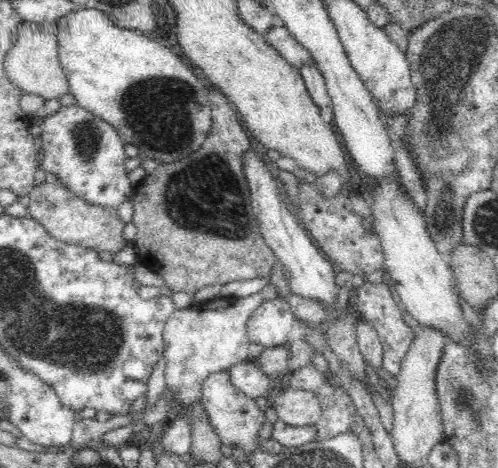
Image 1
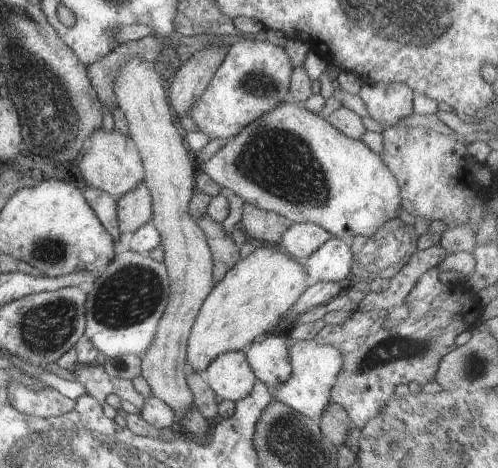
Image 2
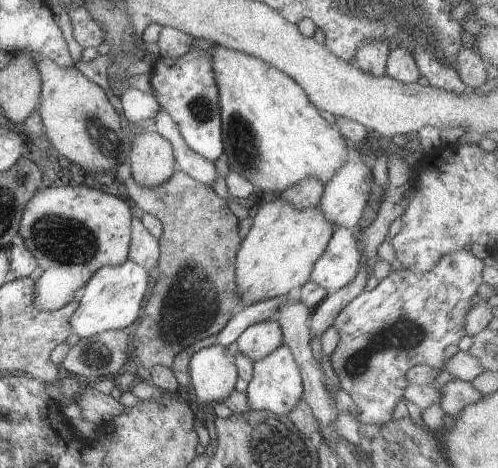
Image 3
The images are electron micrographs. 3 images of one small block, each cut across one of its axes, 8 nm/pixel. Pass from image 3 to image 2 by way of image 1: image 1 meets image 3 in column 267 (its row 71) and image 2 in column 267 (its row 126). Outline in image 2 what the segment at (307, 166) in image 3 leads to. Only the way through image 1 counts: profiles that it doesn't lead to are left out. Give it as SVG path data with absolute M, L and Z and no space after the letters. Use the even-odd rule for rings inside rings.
M289 99L262 115L210 158L198 162L197 167L221 188L238 194L246 203L274 211L293 223L318 225L334 237L371 237L383 224L398 219L403 208L400 185L381 156L360 139L347 137L327 119L306 108L298 108L294 103L295 100Z

